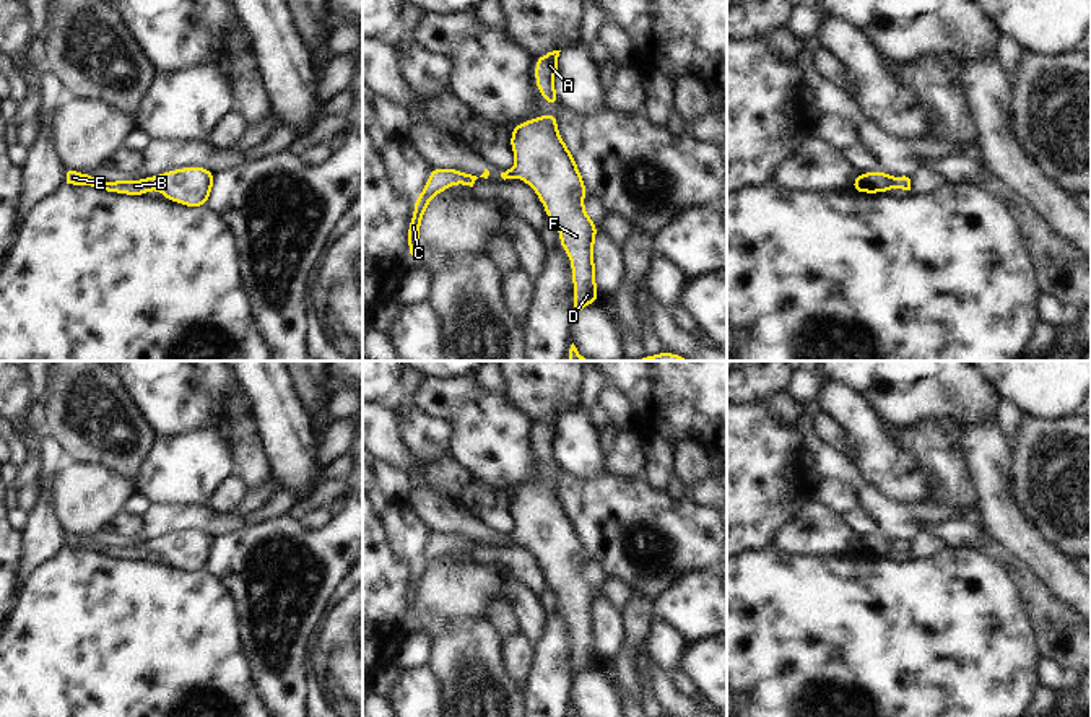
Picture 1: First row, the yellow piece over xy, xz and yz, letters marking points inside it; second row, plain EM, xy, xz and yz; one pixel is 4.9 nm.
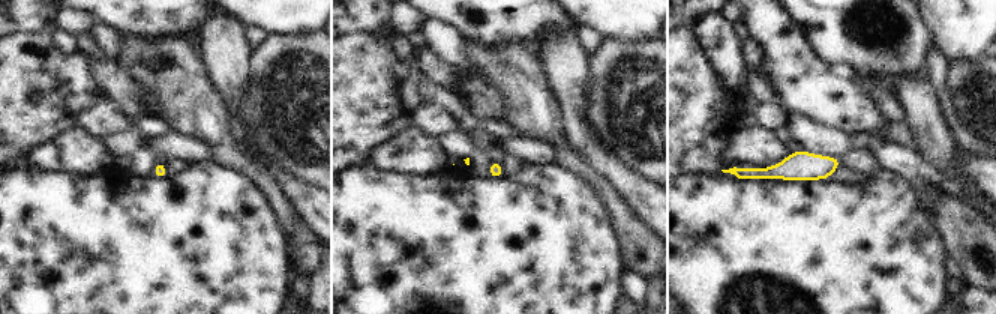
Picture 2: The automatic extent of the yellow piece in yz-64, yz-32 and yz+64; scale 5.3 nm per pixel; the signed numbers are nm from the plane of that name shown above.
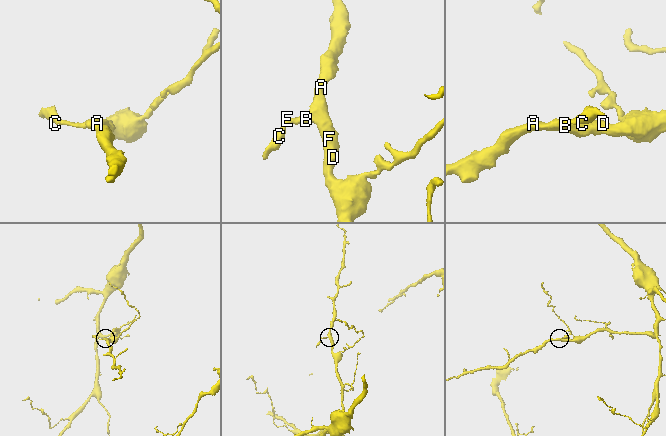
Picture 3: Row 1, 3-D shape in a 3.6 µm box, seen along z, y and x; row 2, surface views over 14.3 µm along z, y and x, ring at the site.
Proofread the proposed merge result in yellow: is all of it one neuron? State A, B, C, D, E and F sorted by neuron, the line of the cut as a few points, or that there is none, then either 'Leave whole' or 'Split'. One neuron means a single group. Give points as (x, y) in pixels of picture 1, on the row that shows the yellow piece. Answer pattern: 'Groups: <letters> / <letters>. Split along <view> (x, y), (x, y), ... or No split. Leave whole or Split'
Groups: A B C D E F. No split. Leave whole.

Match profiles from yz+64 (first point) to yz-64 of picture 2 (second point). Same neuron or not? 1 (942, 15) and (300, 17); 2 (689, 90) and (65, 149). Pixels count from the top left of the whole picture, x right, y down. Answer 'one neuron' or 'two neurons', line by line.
1: one neuron
2: two neurons

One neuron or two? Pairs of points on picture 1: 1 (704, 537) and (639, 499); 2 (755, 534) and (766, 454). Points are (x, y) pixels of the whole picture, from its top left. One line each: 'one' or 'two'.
1: one
2: one

